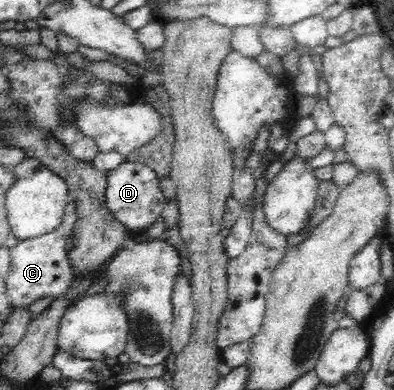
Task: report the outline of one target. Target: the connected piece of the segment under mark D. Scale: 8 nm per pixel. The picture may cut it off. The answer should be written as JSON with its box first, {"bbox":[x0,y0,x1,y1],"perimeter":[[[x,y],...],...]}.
{"bbox":[105,160,167,234],"perimeter":[[[126,160],[107,172],[105,206],[113,214],[113,218],[125,227],[128,234],[147,232],[163,214],[167,202],[160,187],[160,180],[154,169],[148,165]]]}

